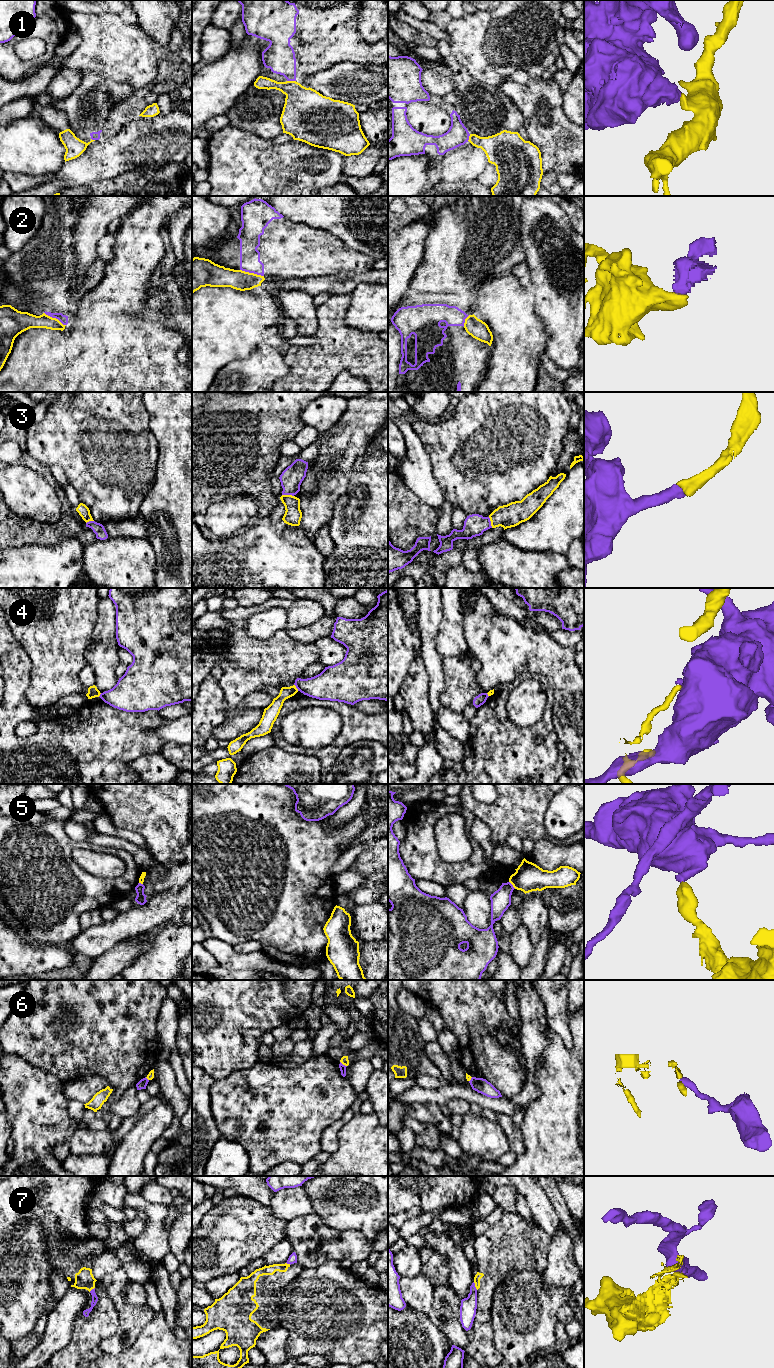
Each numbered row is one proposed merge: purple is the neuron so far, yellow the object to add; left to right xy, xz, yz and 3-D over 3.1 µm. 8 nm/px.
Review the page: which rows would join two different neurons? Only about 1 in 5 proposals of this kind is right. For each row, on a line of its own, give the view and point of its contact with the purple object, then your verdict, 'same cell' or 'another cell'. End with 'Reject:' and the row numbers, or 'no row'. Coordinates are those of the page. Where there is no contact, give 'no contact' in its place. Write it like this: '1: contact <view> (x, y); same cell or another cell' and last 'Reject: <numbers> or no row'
1: contact xz (291, 80); another cell
2: contact xz (252, 272); another cell
3: contact xz (288, 494); same cell
4: contact xz (296, 687); another cell
5: contact yz (512, 885); another cell
6: contact xz (342, 1064); another cell
7: contact yz (474, 1286); another cell
Reject: 1, 2, 4, 5, 6, 7

